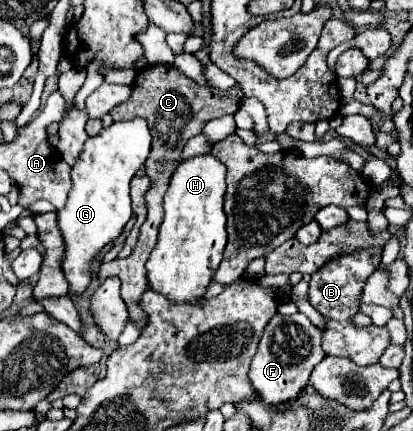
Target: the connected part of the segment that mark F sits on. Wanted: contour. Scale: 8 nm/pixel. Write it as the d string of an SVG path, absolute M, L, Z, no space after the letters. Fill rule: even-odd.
M303 313L273 315L259 337L257 353L249 367L249 381L265 401L273 405L285 403L303 391L313 367L323 357L325 353L321 351L321 329L315 327L309 317Z

